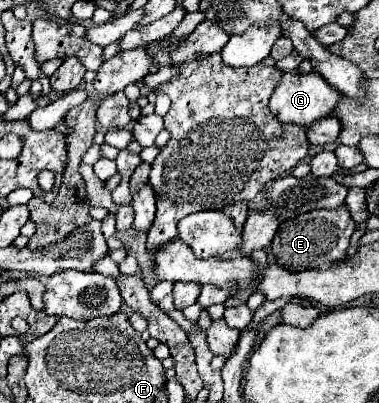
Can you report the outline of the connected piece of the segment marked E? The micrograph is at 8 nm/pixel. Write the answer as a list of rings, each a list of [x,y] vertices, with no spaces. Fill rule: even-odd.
[[[341,206],[341,210],[313,210],[309,214],[299,214],[293,220],[285,220],[271,242],[275,264],[289,272],[301,272],[309,268],[321,268],[327,262],[339,262],[347,256],[353,230],[355,222],[345,206]]]

